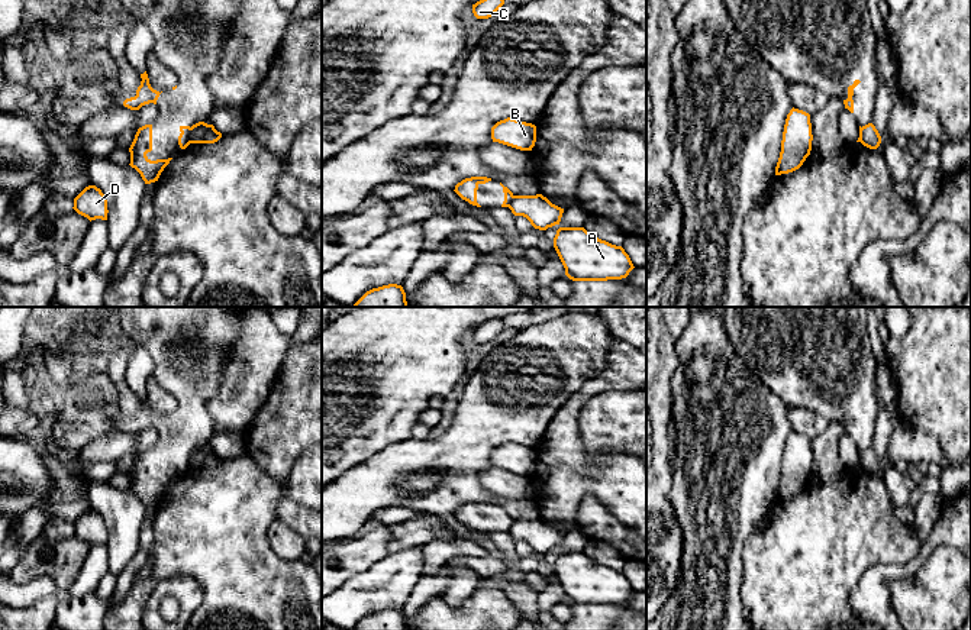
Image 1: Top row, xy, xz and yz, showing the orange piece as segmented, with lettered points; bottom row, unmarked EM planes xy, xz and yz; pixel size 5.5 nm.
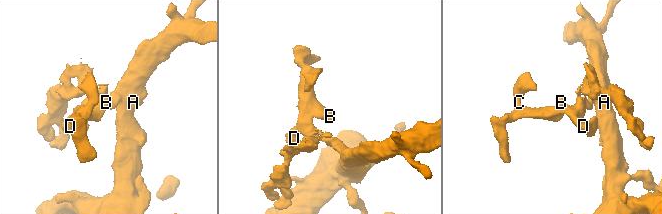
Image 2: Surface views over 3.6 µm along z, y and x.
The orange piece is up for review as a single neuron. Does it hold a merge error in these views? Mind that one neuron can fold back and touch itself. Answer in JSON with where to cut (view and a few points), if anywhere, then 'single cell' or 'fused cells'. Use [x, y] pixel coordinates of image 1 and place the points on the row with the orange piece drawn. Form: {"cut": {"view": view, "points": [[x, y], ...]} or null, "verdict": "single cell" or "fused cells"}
{"cut": {"view": "xy", "points": [[190, 128], [189, 142]]}, "verdict": "fused cells"}

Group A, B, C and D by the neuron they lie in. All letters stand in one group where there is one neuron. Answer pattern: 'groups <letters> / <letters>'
groups A / B C D

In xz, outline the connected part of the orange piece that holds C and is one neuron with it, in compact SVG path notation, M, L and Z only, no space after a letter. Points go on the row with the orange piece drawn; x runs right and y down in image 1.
M480 0L472 4L472 13L477 19L491 17L501 6L504 0Z

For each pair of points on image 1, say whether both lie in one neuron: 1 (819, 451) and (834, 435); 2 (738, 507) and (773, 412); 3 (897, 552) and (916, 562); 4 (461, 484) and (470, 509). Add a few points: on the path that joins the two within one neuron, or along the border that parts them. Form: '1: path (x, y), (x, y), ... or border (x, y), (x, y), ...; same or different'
1: path (823, 446), (829, 439); same
2: path (738, 484), (738, 446), (749, 435); same
3: border (922, 543), (919, 551), (905, 564); different
4: border (500, 506), (486, 501), (465, 501), (452, 514); different

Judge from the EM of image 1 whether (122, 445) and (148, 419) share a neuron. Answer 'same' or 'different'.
different

